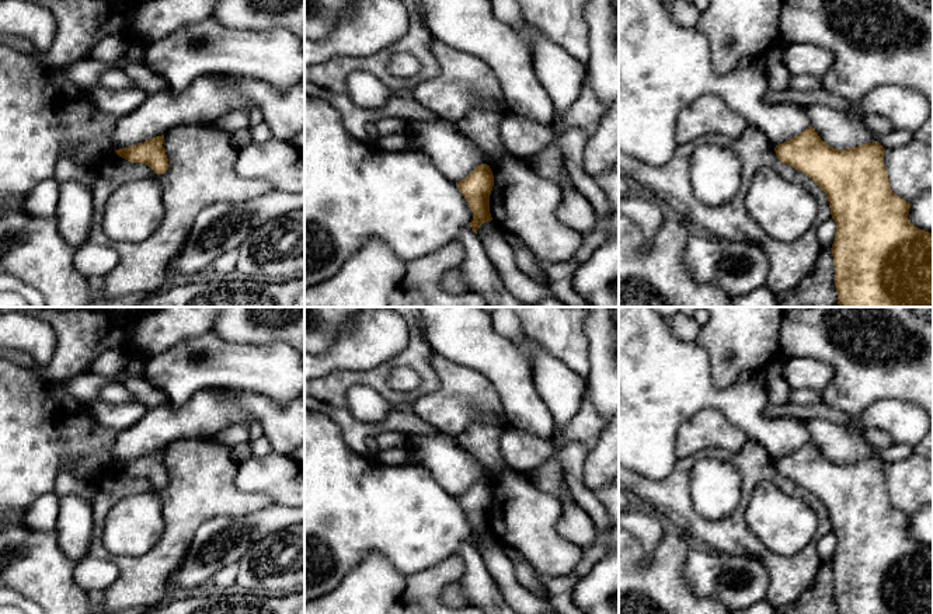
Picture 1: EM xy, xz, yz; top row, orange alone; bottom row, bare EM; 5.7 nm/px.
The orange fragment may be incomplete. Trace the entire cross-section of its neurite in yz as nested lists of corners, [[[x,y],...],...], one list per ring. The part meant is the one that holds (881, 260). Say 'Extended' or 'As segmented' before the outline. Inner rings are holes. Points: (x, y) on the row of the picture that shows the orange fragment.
As segmented. [[[808,126],[774,151],[783,164],[810,177],[826,195],[836,223],[831,250],[840,307],[933,307],[933,234],[908,220],[911,203],[890,188],[885,149],[880,143],[838,150]]]

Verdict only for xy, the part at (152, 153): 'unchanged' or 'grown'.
unchanged

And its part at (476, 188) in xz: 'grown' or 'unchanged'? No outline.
unchanged

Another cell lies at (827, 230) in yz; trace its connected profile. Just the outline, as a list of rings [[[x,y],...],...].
[[[831,217],[818,227],[818,241],[822,250],[832,248],[836,234],[836,223]]]

